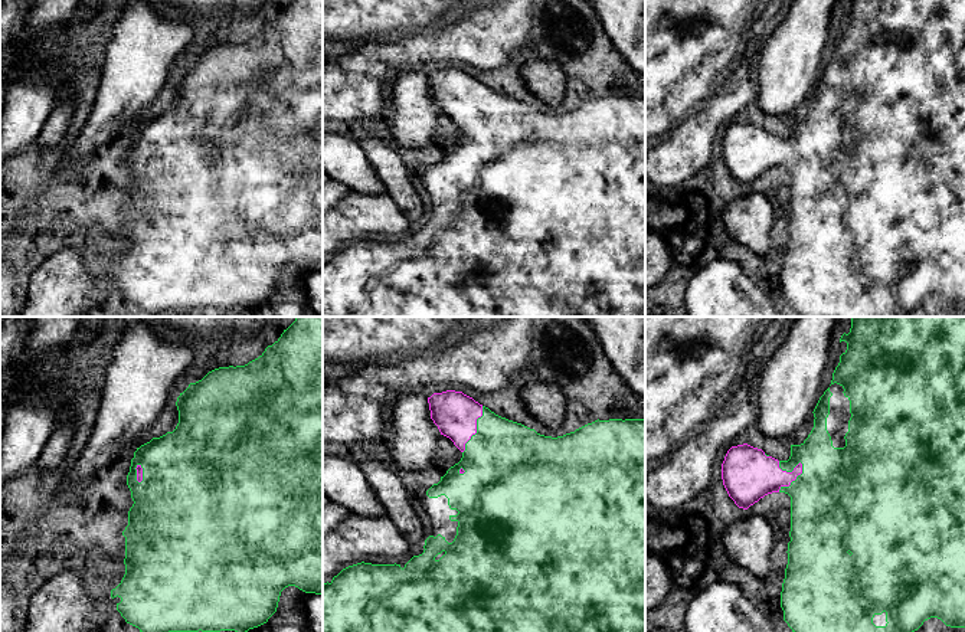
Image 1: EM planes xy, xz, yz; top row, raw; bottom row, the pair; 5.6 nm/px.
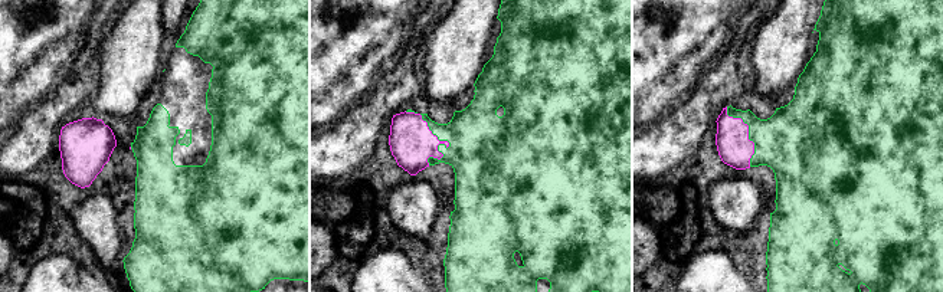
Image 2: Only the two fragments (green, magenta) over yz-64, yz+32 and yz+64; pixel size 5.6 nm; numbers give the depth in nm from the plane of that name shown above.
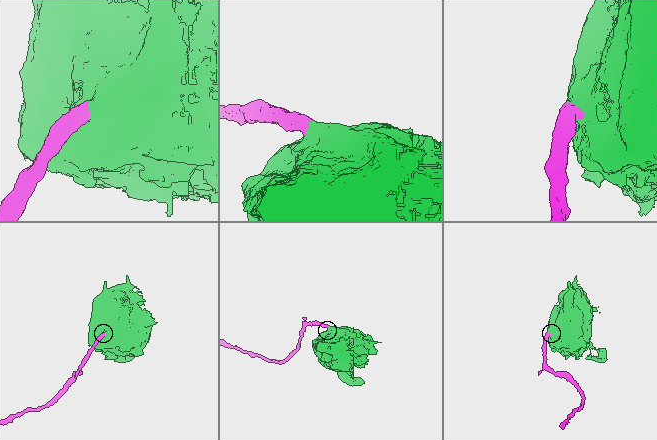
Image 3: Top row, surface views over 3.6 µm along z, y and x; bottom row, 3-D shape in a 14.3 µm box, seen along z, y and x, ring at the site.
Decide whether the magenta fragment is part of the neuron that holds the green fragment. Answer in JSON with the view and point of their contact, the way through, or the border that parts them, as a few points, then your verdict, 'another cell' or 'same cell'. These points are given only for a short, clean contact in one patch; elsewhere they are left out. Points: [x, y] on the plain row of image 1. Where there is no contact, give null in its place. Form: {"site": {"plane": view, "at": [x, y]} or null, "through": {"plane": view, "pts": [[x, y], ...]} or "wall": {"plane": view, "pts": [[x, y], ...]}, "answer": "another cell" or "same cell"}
{"site": {"plane": "yz", "at": [797, 156]}, "answer": "same cell"}

